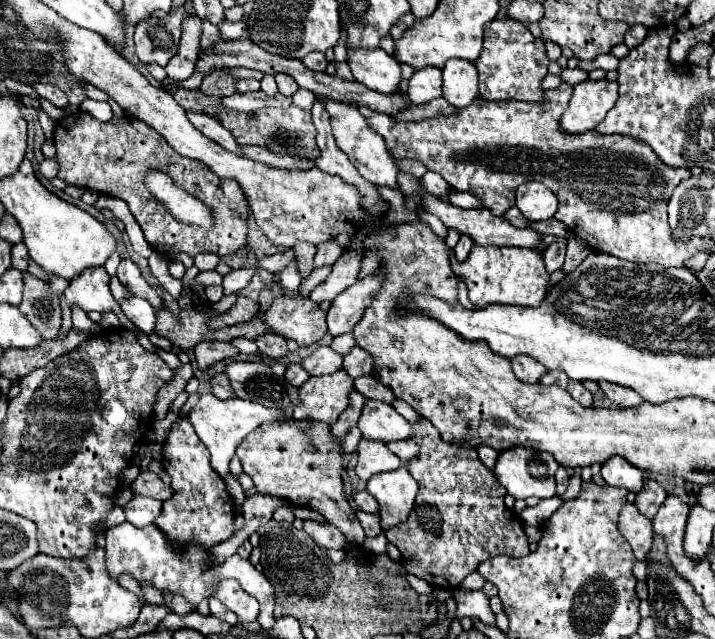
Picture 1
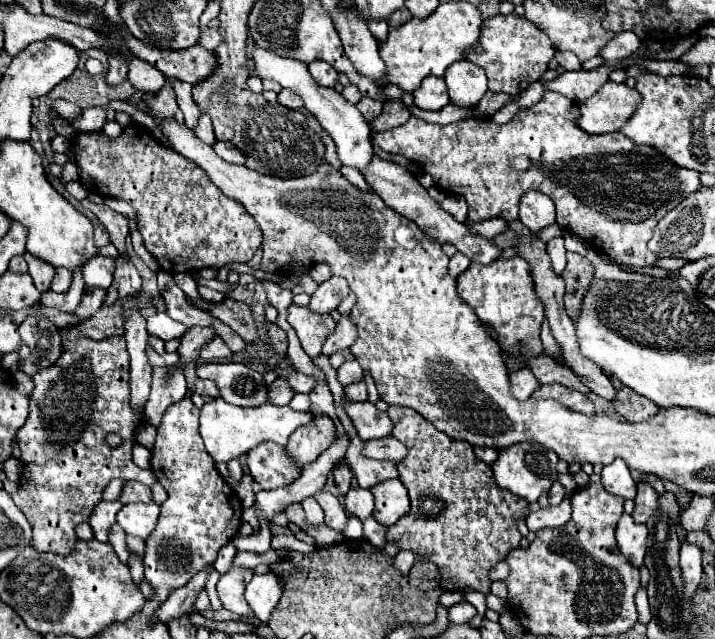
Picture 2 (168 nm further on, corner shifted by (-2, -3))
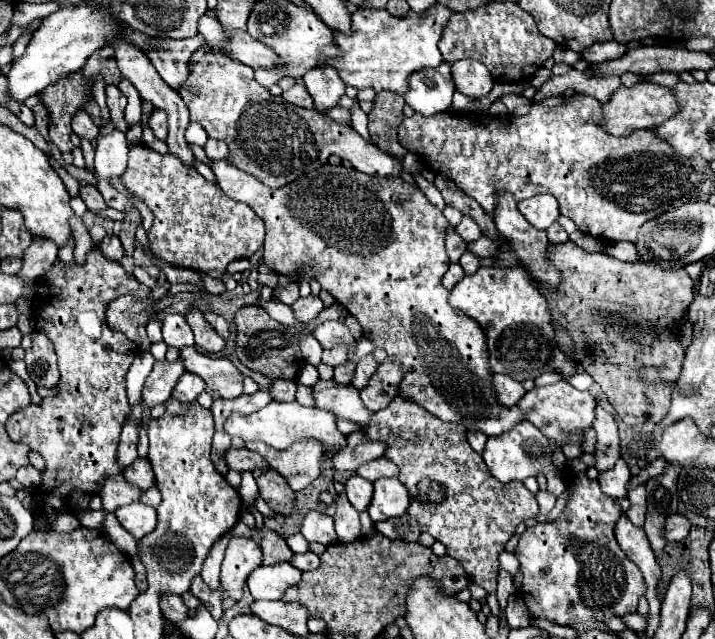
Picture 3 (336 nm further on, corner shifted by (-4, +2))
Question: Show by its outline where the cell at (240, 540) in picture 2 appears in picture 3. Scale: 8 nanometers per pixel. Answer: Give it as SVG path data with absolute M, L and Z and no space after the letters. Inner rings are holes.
M243 471L241 473L241 487L239 487L239 495L243 499L243 503L253 505L255 497L257 497L257 483L251 471Z

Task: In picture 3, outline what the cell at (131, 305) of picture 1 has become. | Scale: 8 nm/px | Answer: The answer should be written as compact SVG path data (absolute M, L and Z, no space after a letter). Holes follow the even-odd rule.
M167 313L163 317L163 341L177 349L181 349L185 345L193 345L193 331L187 325L183 315Z

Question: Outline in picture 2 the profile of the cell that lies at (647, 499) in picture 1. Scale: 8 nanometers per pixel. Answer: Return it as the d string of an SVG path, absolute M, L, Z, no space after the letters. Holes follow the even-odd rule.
M639 482L637 496L635 496L633 520L645 524L649 520L649 516L653 516L653 512L657 510L657 504L659 504L659 494L655 492L655 488L647 482Z

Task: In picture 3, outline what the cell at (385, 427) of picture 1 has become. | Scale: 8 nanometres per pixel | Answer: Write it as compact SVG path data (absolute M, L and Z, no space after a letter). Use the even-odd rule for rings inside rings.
M317 381L313 385L313 399L315 407L335 413L337 417L349 419L365 427L371 419L371 413L365 409L363 401L359 399L359 391L351 385L341 385L331 381Z

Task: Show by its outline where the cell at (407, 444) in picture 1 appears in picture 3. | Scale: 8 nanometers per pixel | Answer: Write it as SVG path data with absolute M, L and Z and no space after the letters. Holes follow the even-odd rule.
M361 431L347 437L347 447L333 455L333 465L339 471L357 471L363 463L383 457L385 445L381 441L369 441Z

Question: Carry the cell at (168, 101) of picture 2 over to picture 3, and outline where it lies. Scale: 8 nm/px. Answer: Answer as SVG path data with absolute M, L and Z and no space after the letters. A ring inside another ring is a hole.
M161 109L153 111L153 115L149 119L149 127L157 139L161 139L161 141L167 139L167 115Z

